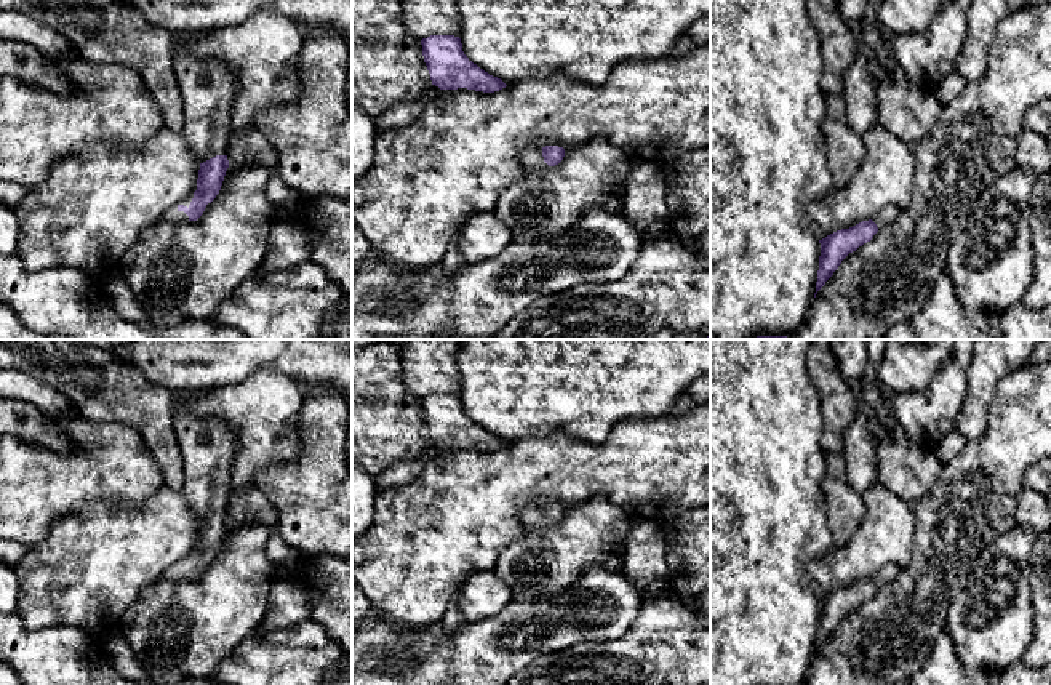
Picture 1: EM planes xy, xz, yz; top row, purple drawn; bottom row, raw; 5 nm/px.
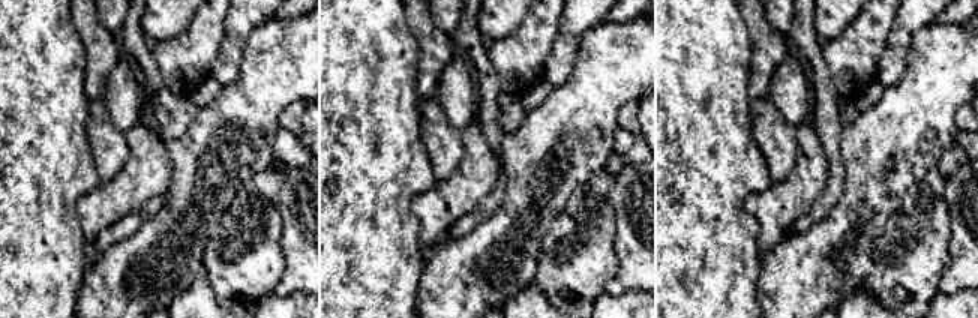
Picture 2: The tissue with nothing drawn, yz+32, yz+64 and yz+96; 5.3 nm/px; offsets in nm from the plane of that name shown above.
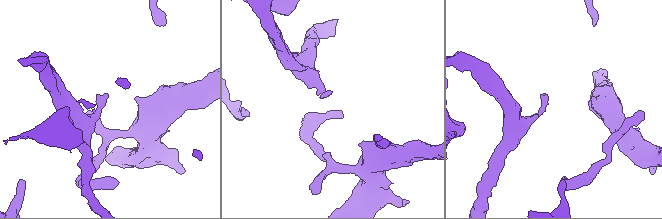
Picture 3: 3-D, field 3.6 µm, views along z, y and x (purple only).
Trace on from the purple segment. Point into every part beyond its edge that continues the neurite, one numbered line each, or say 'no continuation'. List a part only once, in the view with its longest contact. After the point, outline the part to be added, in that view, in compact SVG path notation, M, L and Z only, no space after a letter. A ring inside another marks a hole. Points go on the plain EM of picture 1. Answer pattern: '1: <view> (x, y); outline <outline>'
1: xy (171, 573); outline M194 552L181 559L178 563L171 565L168 570L163 571L162 578L168 581L184 581L189 579L189 575L184 570L179 570L178 565L184 563L189 567L190 560L194 557Z

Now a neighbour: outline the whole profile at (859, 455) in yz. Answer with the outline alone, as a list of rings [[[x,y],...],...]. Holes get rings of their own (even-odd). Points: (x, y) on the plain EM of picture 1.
[[[856,410],[853,421],[843,432],[841,451],[849,482],[859,495],[880,483],[880,461],[875,435],[862,410]]]

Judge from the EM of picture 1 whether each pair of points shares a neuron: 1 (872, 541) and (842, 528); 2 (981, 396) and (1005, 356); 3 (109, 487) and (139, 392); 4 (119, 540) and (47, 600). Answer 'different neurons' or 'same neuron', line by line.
1: different neurons
2: same neuron
3: different neurons
4: same neuron

